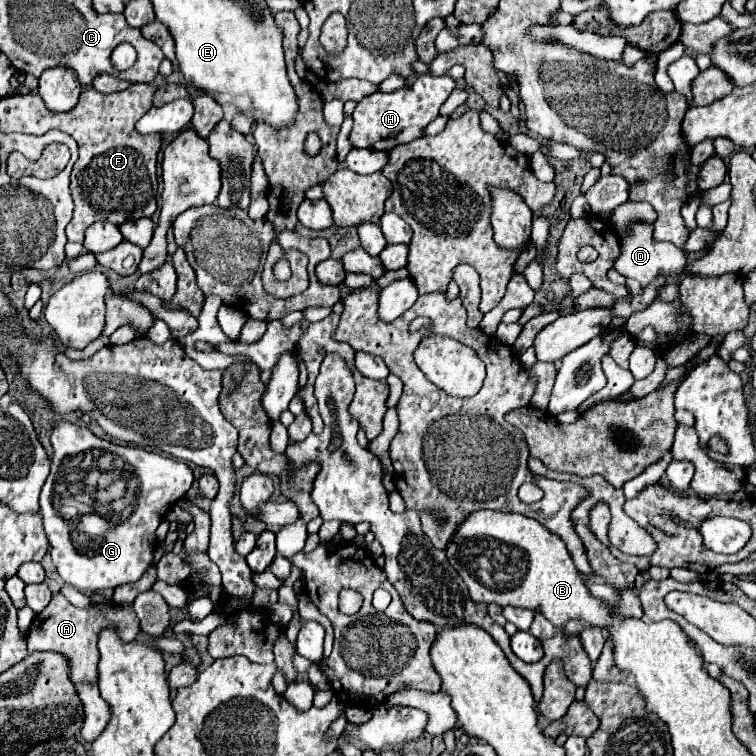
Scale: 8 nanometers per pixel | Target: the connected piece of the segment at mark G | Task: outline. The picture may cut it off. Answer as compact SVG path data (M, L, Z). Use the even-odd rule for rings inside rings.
M64 420L52 426L50 442L54 448L54 456L52 456L50 476L40 494L40 514L42 514L44 530L48 534L52 562L58 574L66 584L86 592L96 592L96 590L106 590L128 582L136 582L152 564L152 552L156 544L154 532L164 512L190 490L194 482L192 470L180 460L166 458L138 446L116 446L112 442L94 436L84 426L70 424ZM106 452L124 458L124 462L132 466L132 470L140 480L134 510L126 520L120 522L106 520L92 512L94 498L90 490L88 492L70 490L70 480L86 480L88 468L84 464L94 464L96 456ZM74 532L82 532L82 534L74 534Z

